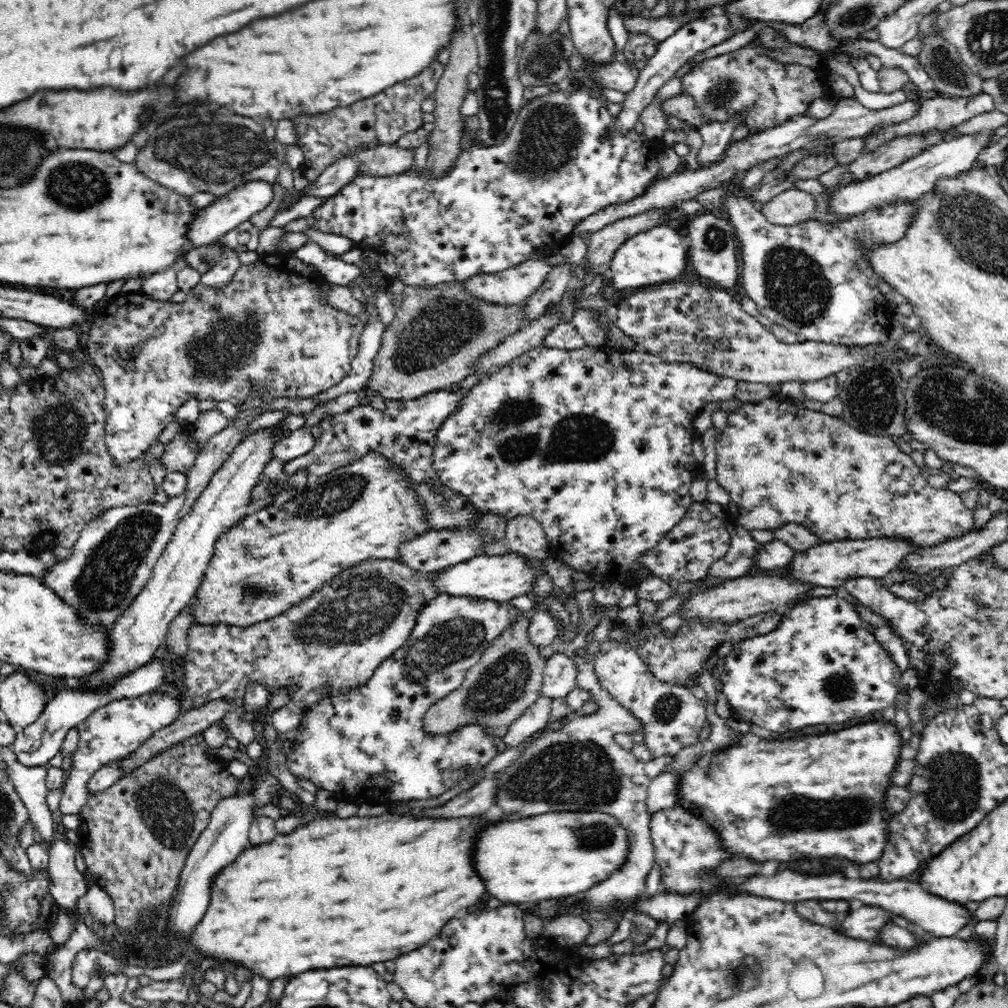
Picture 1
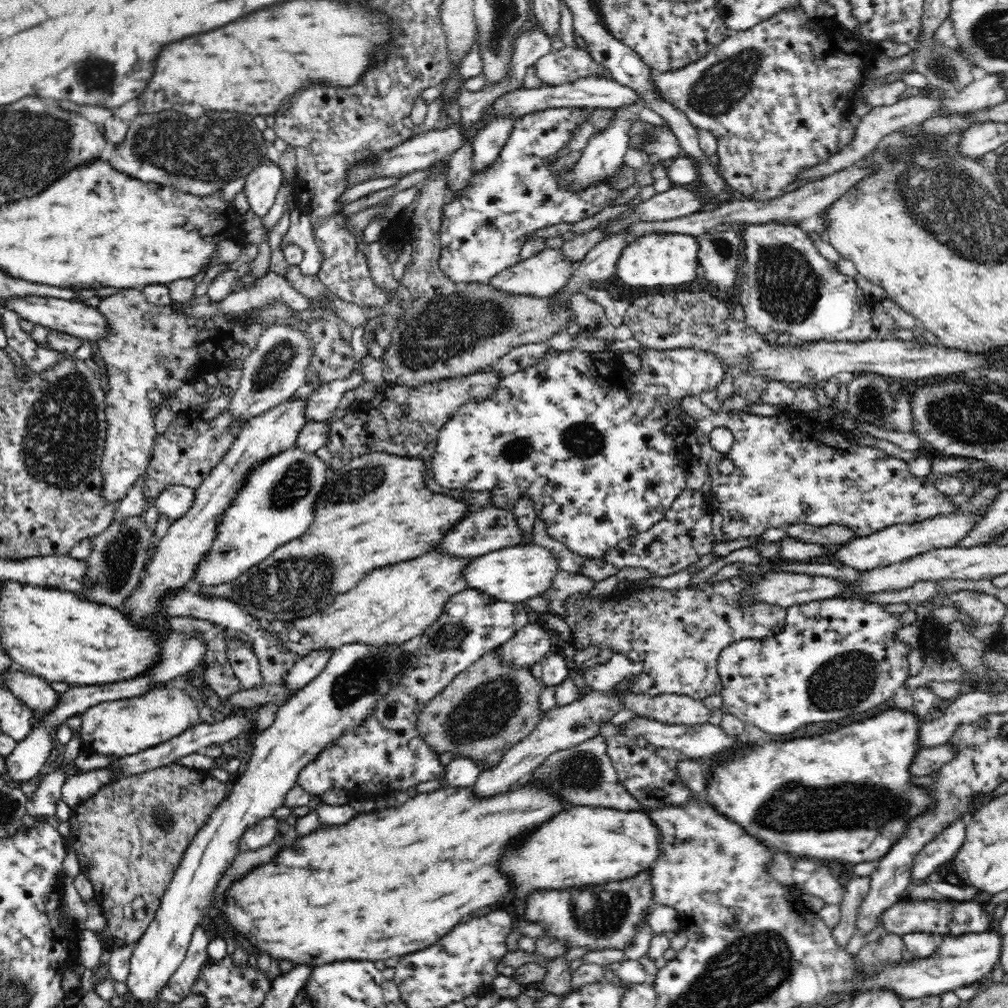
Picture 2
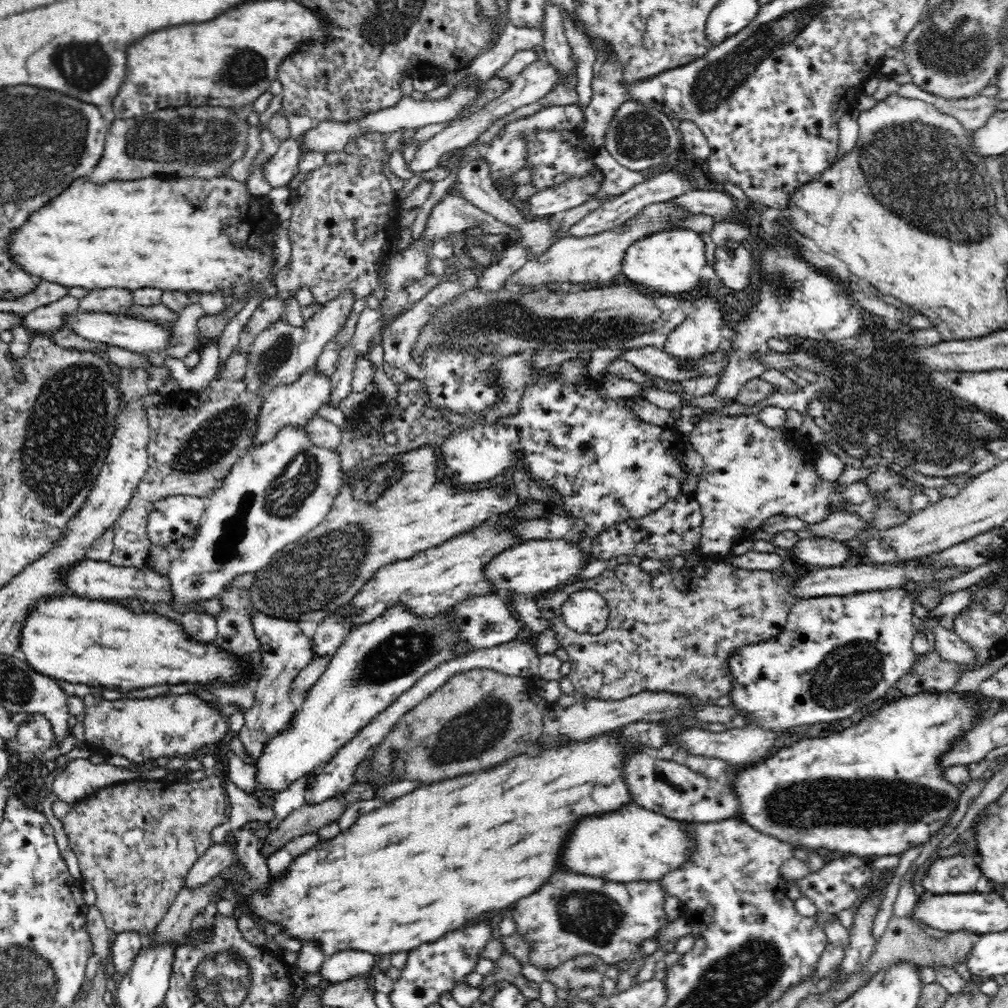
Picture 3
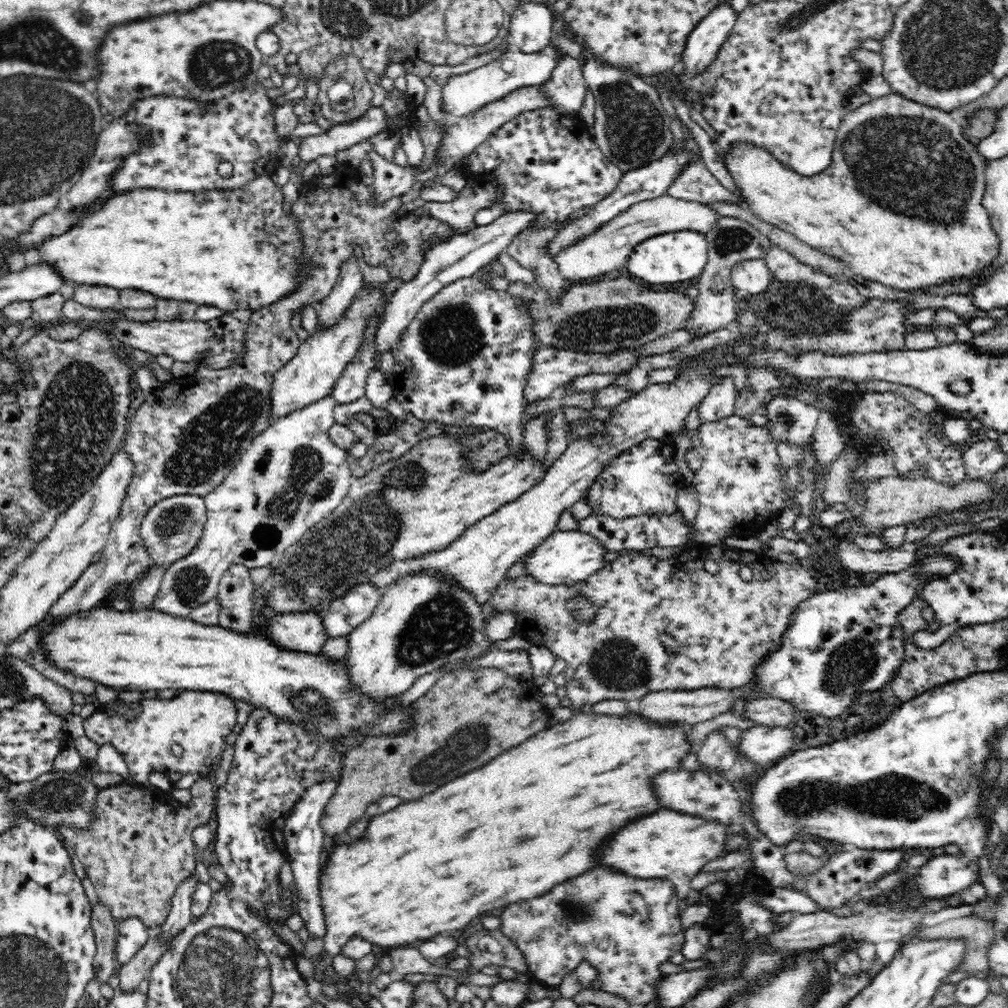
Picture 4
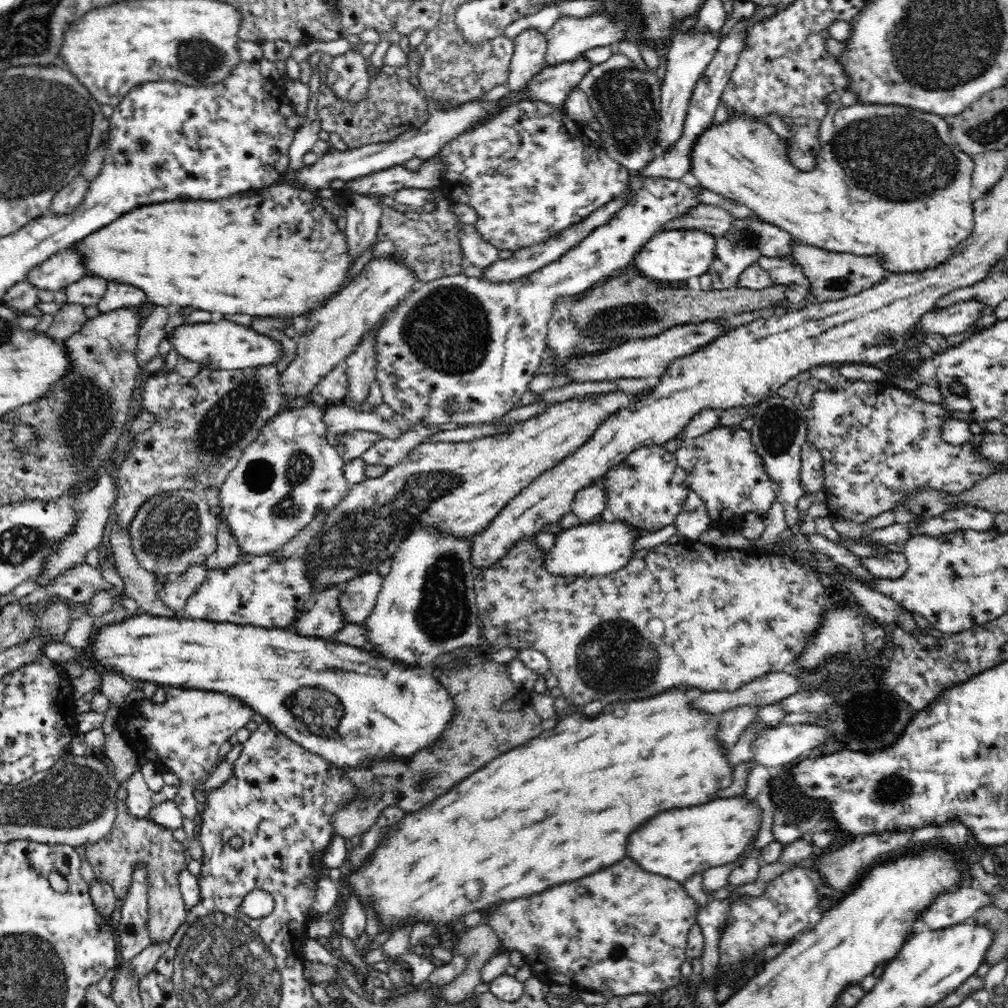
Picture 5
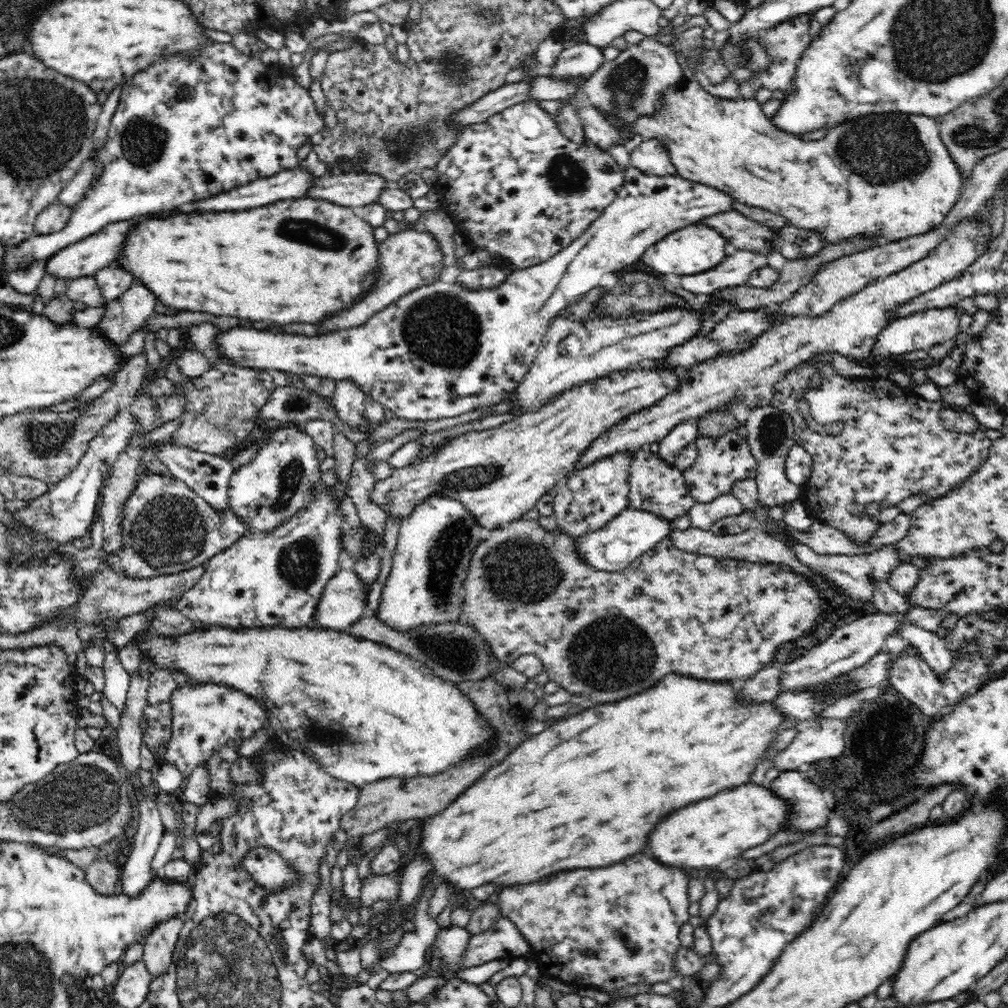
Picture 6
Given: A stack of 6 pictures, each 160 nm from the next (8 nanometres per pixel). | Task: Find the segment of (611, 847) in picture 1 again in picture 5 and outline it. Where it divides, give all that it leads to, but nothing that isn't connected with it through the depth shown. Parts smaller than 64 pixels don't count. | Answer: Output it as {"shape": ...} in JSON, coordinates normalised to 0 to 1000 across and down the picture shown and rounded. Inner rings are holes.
{"shape":[[[744,791],[708,792],[696,800],[671,802],[649,810],[649,813],[625,829],[623,847],[641,865],[679,876],[687,867],[730,855],[745,834],[754,829],[756,813],[757,804]]]}

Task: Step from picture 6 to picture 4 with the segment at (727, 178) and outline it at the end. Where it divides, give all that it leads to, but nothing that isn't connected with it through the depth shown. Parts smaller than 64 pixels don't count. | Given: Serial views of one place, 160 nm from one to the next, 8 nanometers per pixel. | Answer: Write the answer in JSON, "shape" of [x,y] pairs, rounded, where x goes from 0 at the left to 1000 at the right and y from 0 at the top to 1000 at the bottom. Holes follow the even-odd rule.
{"shape":[[[884,92],[875,95],[875,97],[863,98],[861,102],[837,111],[837,115],[831,123],[831,129],[829,129],[823,165],[808,175],[793,174],[788,169],[780,167],[780,164],[776,163],[759,147],[754,147],[743,141],[726,141],[722,145],[722,149],[712,153],[712,156],[715,157],[717,165],[727,177],[728,184],[736,195],[737,204],[744,207],[756,219],[787,232],[792,238],[803,242],[817,252],[834,256],[840,260],[842,268],[846,268],[856,277],[867,278],[867,280],[884,284],[886,287],[903,289],[925,284],[925,282],[935,282],[938,278],[966,276],[966,272],[970,272],[972,268],[982,264],[984,258],[990,254],[990,235],[984,229],[978,207],[974,203],[976,171],[980,159],[971,152],[968,143],[962,142],[954,134],[954,127],[955,123],[947,113],[937,111],[931,107],[920,106]]]}

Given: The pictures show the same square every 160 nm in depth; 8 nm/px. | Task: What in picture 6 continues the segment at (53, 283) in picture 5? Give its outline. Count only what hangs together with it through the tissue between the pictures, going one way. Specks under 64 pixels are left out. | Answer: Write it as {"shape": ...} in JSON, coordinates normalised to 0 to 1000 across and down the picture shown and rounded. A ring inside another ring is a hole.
{"shape":[[[149,210],[147,212],[133,214],[133,216],[127,218],[109,220],[109,222],[105,222],[105,224],[95,232],[78,238],[73,242],[69,242],[69,244],[65,244],[65,246],[50,255],[46,263],[46,270],[48,272],[51,270],[51,272],[57,274],[57,276],[68,276],[69,279],[79,275],[93,274],[99,266],[105,266],[105,264],[115,262],[122,251],[124,238],[133,225],[136,225],[140,220],[147,217],[163,217],[161,214],[165,214],[165,212]]]}

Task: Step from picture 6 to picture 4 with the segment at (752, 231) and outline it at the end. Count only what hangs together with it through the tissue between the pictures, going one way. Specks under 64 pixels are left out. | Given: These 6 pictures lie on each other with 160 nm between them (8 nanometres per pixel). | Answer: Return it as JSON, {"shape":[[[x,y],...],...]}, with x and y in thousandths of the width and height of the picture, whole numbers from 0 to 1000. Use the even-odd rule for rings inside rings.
{"shape":[[[661,192],[628,202],[617,212],[584,232],[563,247],[557,248],[549,259],[563,278],[581,278],[615,268],[623,260],[629,245],[646,234],[673,229],[690,229],[700,232],[712,219],[713,212],[705,203],[685,200]]]}

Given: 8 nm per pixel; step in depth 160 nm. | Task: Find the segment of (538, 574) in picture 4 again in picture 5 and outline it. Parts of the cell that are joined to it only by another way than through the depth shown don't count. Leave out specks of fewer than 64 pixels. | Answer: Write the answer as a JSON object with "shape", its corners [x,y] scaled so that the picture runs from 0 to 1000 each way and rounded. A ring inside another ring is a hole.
{"shape":[[[604,513],[594,518],[583,518],[560,525],[551,531],[551,539],[545,546],[541,563],[548,570],[593,572],[617,566],[628,555],[629,539],[635,534],[635,525],[620,516]]]}

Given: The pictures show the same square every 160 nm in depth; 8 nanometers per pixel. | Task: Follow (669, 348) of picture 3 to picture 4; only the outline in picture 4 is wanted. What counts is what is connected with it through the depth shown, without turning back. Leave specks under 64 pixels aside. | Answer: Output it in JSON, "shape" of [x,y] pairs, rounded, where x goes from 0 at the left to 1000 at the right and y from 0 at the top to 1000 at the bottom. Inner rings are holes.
{"shape":[[[729,214],[714,215],[713,219],[699,232],[702,239],[702,260],[693,274],[690,282],[692,295],[690,308],[687,310],[687,315],[683,316],[679,326],[690,329],[692,334],[708,329],[728,317],[728,307],[733,298],[729,292],[730,286],[726,282],[725,270],[729,262],[739,258],[750,258],[759,255],[764,249],[764,237],[758,234],[749,224]]]}

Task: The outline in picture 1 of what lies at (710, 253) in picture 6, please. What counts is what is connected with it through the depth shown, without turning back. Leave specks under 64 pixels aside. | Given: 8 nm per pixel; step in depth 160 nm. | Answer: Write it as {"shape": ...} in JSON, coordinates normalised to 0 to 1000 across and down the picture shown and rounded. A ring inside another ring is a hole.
{"shape":[[[661,222],[653,223],[624,236],[613,245],[605,258],[603,281],[613,288],[667,281],[673,278],[679,270],[684,270],[685,258],[683,256],[683,238],[671,227],[663,225]]]}

